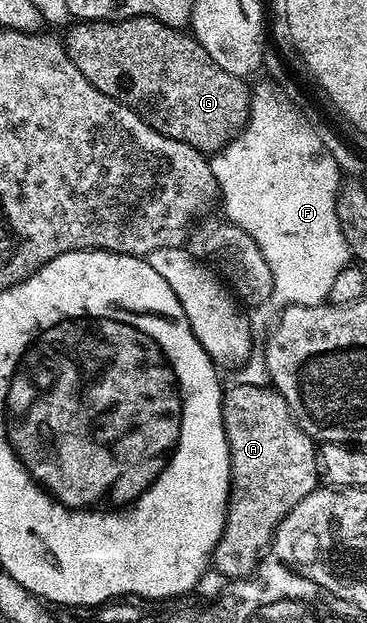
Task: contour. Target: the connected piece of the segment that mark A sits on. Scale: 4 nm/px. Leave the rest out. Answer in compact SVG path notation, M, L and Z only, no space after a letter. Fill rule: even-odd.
M265 384L234 385L224 391L221 399L223 428L229 445L229 511L211 559L212 569L217 569L225 580L255 574L281 521L299 500L319 486L318 447L293 419L287 400Z

